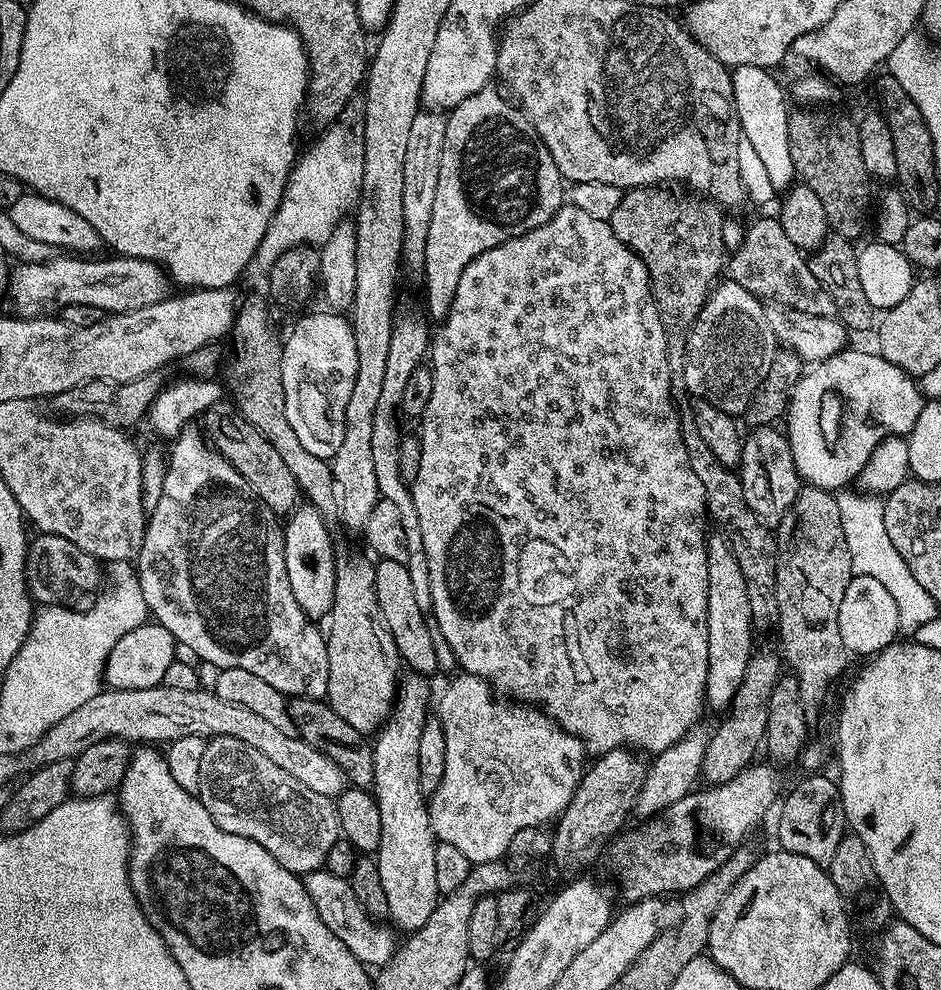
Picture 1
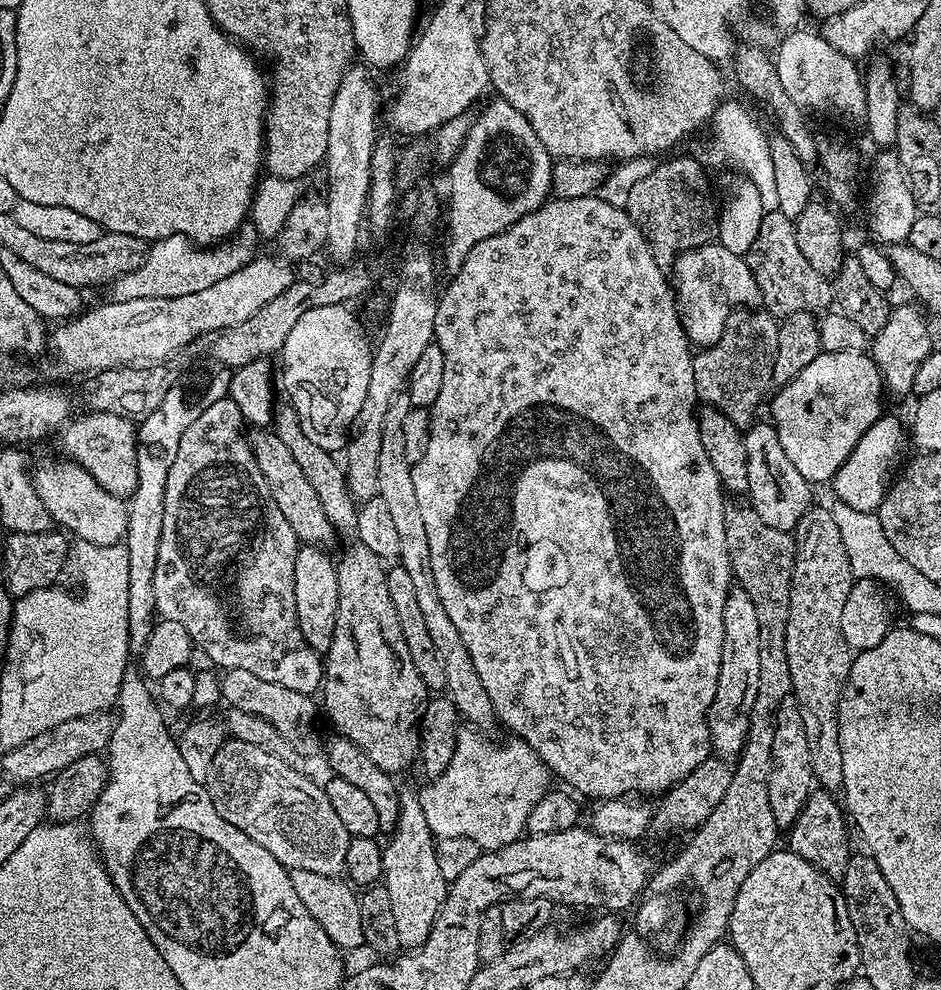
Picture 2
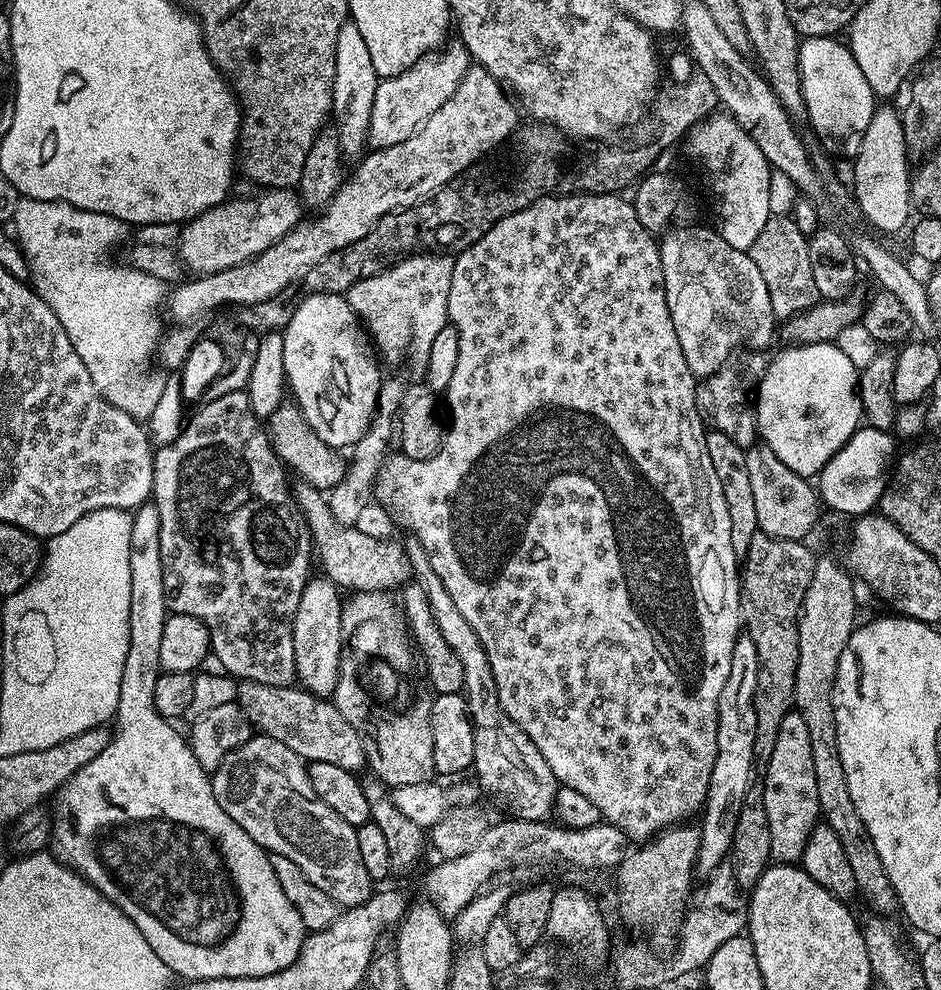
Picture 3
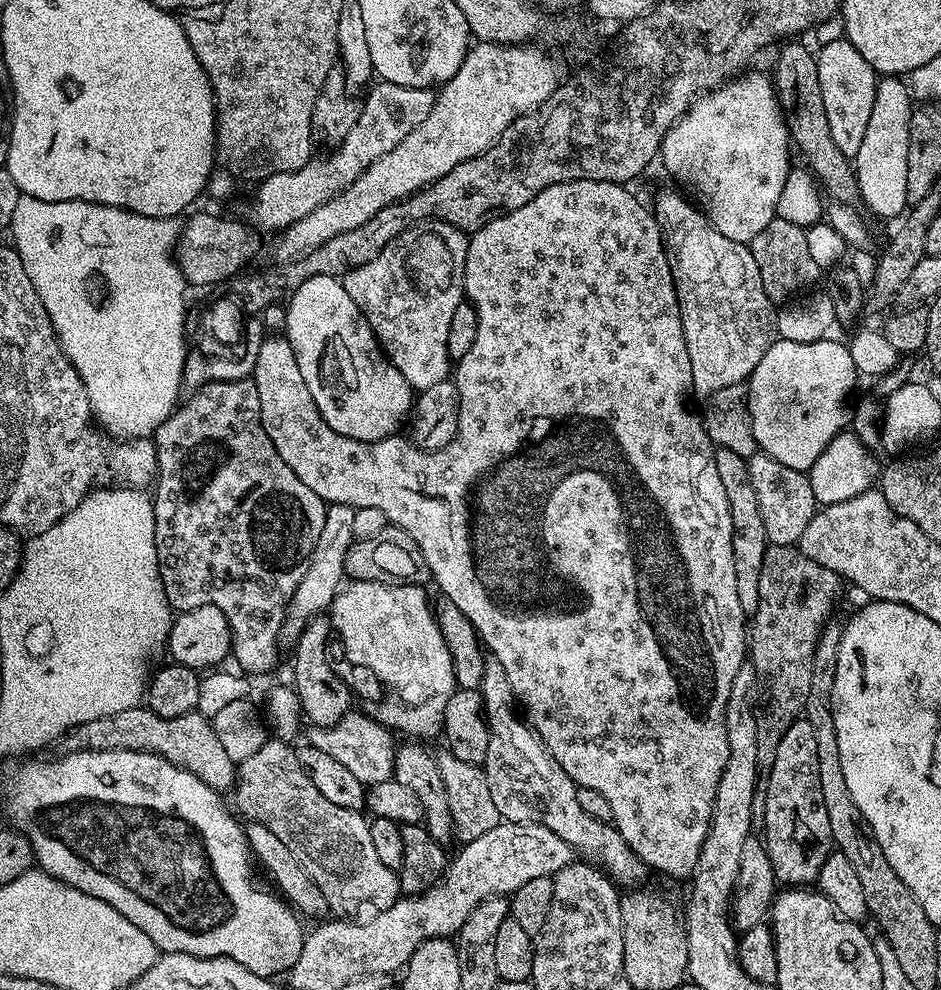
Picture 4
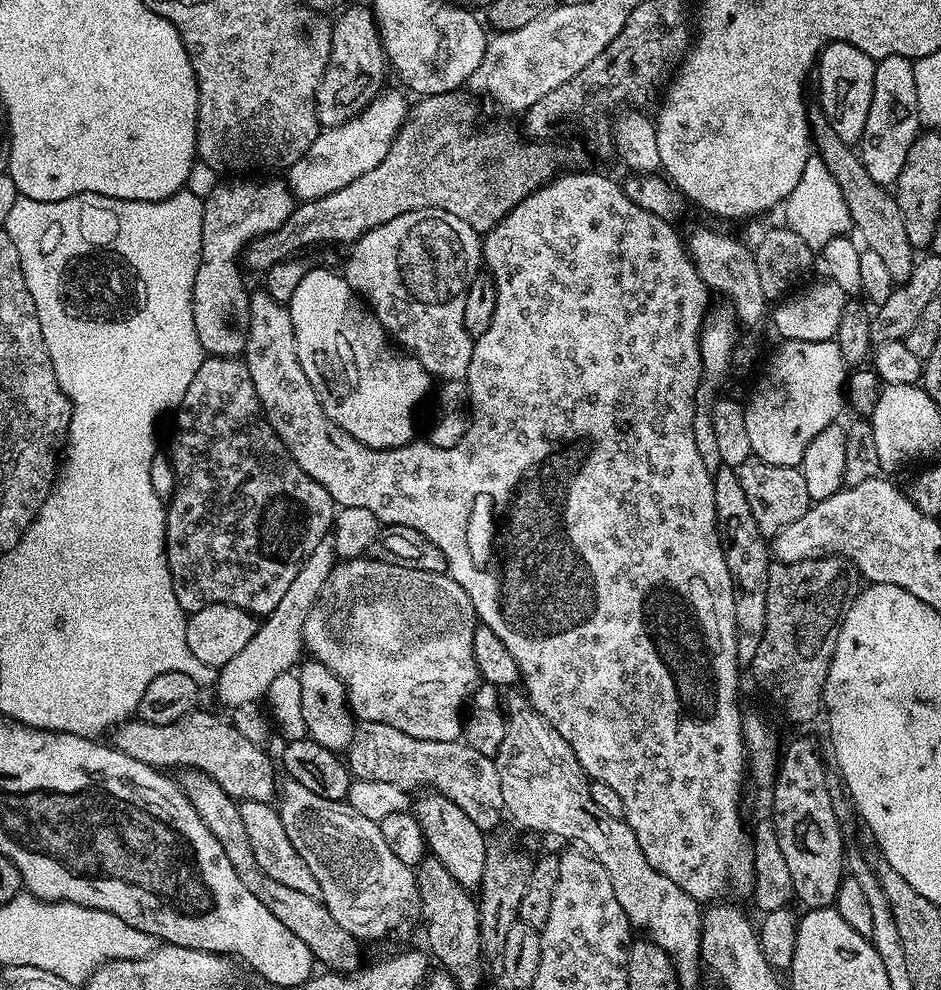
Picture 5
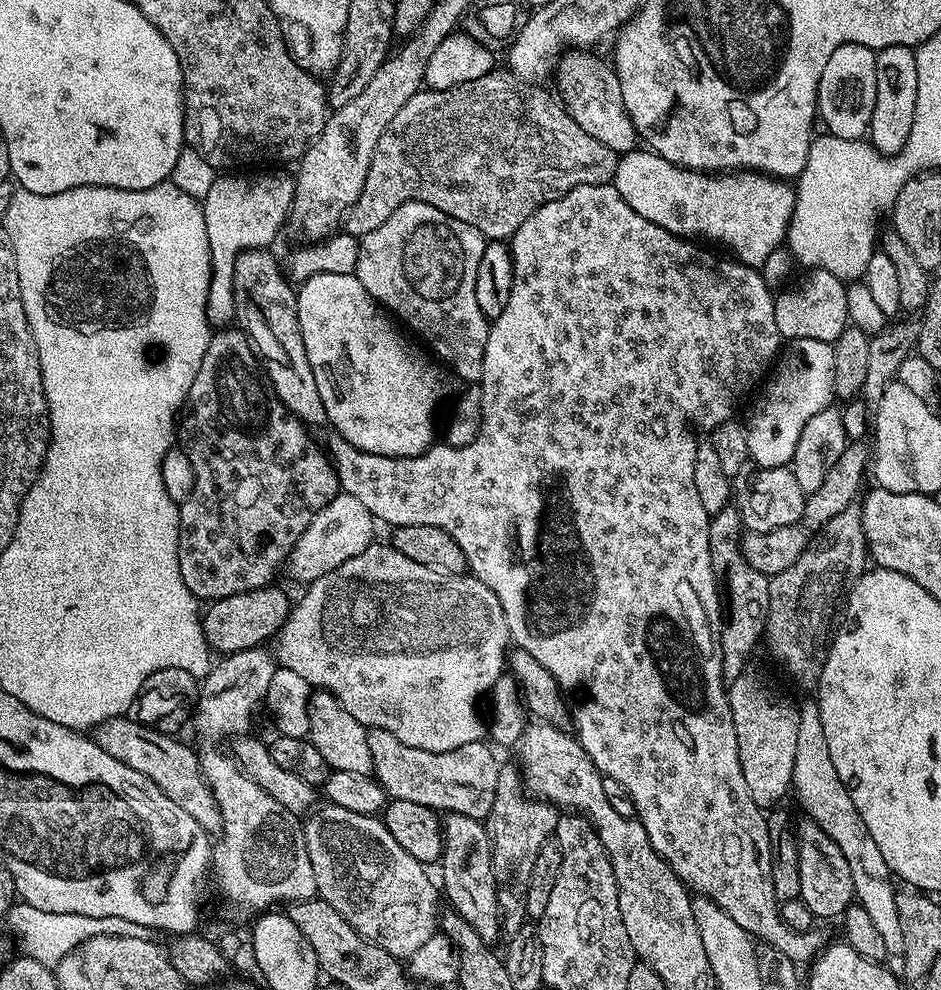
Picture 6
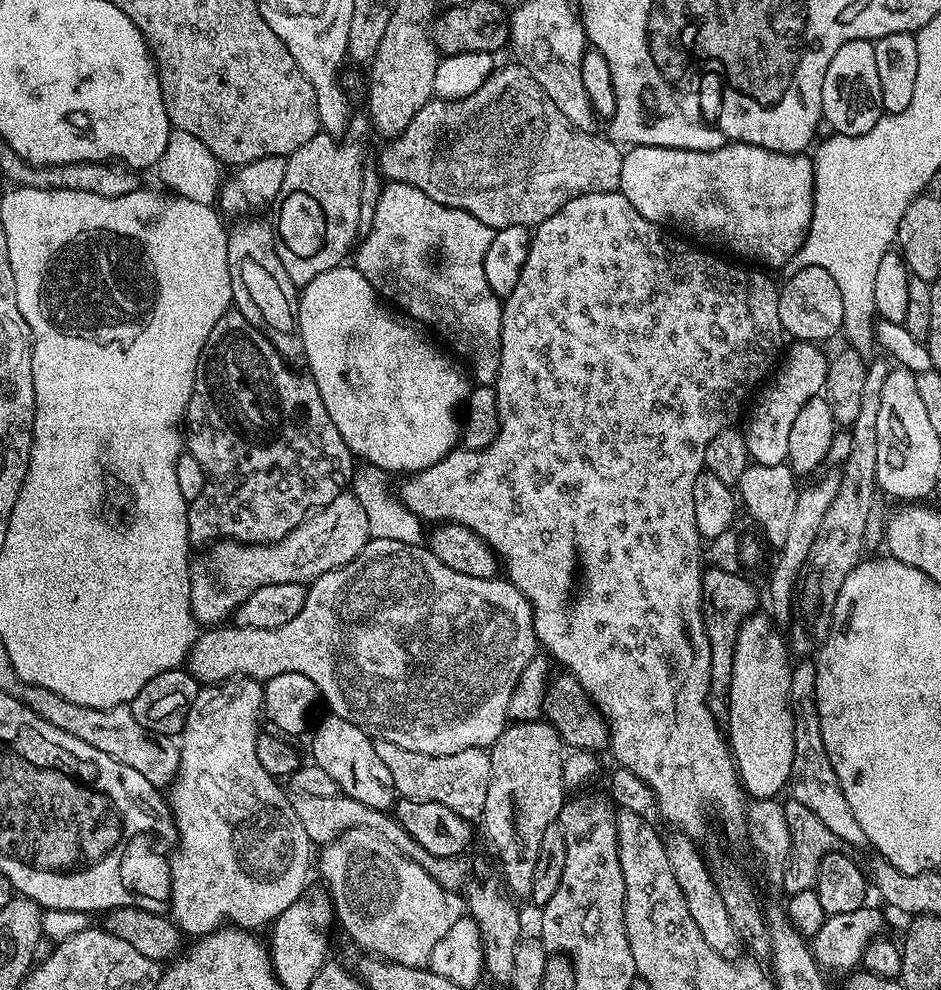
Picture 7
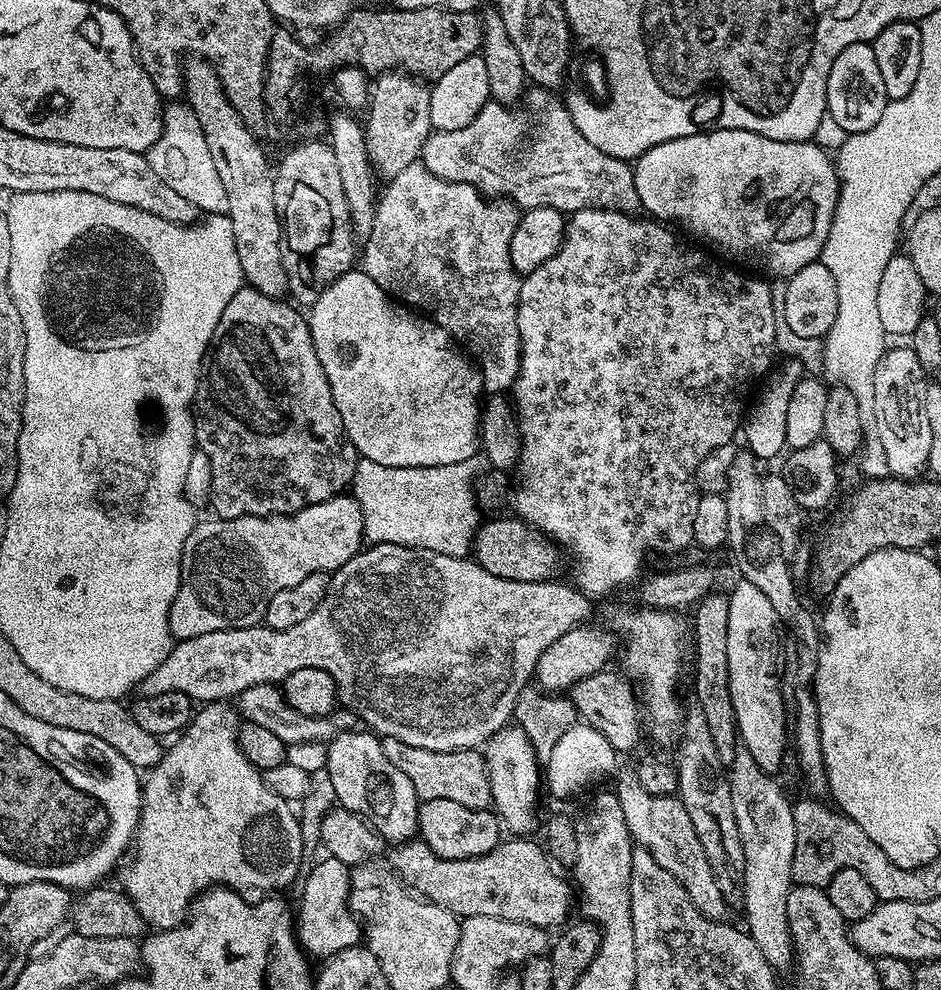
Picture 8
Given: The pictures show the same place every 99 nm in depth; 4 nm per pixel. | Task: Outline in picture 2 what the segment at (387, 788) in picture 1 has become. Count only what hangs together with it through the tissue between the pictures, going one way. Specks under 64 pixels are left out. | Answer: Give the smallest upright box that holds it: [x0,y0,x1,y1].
[382,791,449,950]

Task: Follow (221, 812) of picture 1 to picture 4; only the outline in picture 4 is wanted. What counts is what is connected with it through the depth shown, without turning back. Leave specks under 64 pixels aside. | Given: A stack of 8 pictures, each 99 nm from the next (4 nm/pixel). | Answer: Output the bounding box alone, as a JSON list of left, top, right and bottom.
[235,738,402,910]

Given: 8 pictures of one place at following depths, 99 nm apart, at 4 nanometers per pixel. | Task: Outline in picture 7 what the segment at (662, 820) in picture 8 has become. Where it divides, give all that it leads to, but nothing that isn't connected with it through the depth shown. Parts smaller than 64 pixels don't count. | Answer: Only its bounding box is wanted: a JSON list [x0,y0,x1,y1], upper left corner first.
[665,832,737,958]

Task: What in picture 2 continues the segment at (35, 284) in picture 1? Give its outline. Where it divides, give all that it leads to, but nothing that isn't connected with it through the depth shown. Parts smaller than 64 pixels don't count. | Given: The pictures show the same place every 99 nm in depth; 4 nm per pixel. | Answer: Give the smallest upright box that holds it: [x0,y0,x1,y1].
[107,226,258,302]

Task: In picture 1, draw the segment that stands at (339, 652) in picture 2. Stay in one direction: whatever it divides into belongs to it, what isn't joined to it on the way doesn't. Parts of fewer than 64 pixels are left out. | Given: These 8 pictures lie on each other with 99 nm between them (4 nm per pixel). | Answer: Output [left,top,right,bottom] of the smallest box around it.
[222,296,402,734]

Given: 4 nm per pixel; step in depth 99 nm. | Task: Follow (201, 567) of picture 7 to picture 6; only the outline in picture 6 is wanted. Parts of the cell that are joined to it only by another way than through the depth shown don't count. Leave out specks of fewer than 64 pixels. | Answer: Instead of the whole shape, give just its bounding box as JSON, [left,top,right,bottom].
[286,492,374,586]

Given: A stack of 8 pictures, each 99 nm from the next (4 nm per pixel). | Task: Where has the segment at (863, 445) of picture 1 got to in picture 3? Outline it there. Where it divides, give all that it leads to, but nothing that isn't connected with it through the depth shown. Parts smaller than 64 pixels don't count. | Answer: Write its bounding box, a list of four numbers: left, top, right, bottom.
[754,362,861,478]

